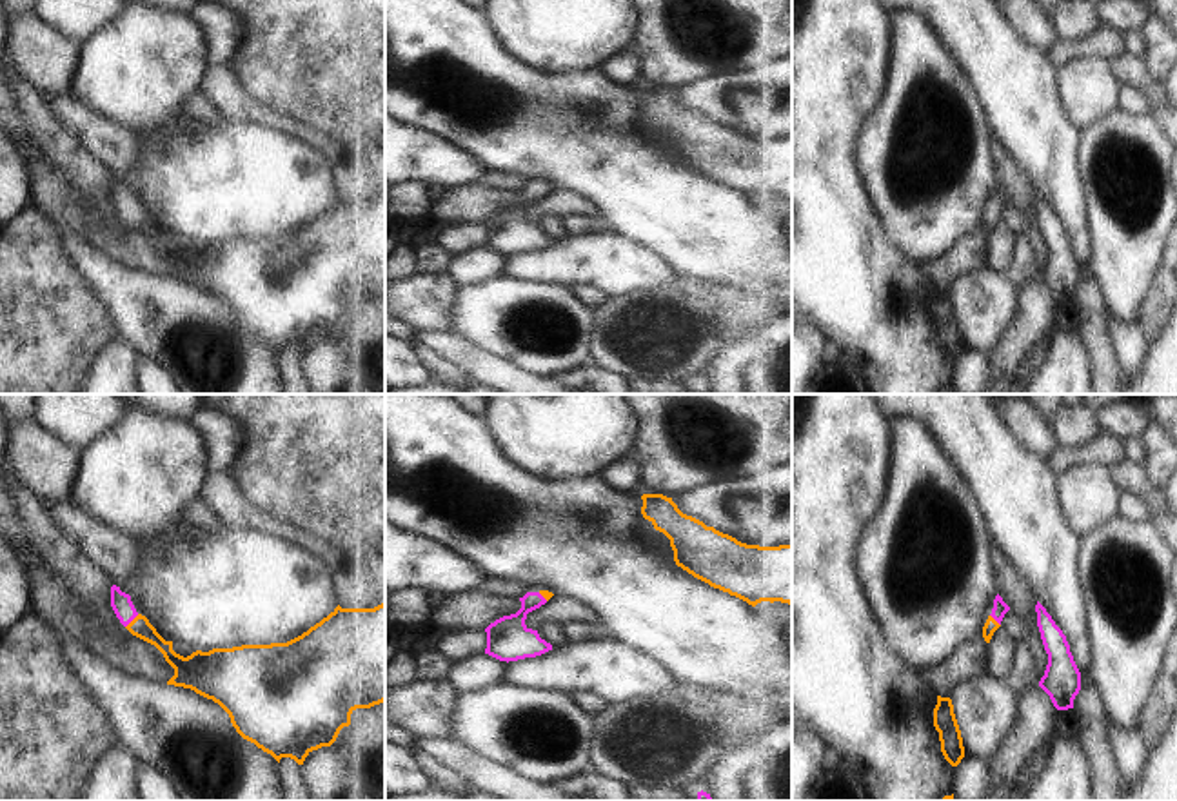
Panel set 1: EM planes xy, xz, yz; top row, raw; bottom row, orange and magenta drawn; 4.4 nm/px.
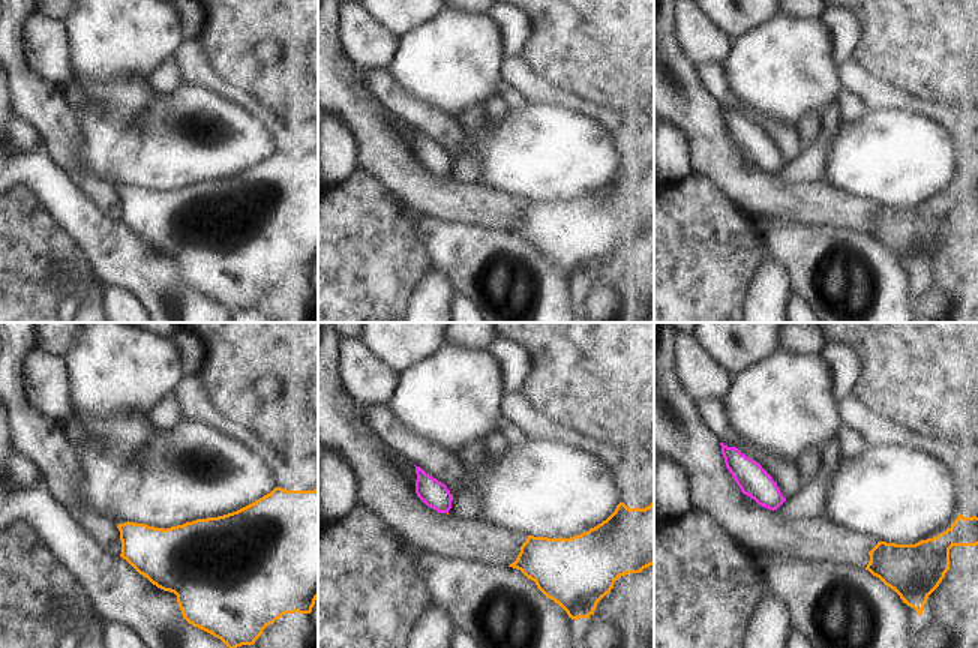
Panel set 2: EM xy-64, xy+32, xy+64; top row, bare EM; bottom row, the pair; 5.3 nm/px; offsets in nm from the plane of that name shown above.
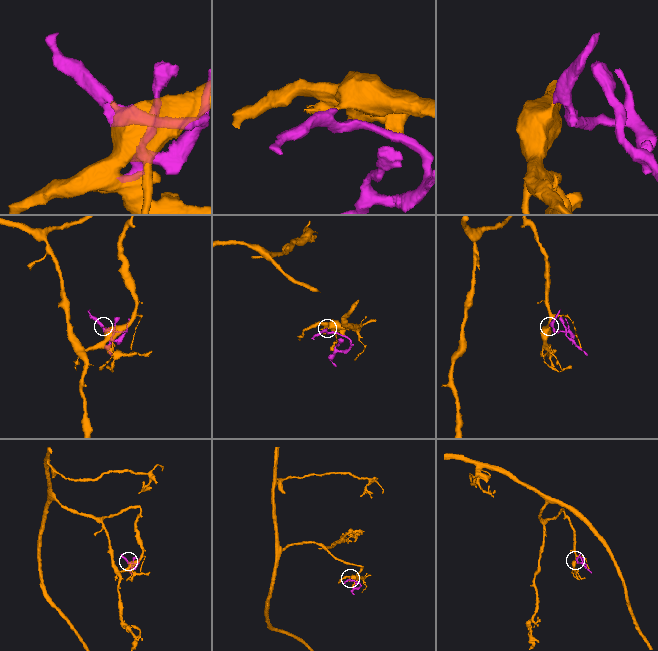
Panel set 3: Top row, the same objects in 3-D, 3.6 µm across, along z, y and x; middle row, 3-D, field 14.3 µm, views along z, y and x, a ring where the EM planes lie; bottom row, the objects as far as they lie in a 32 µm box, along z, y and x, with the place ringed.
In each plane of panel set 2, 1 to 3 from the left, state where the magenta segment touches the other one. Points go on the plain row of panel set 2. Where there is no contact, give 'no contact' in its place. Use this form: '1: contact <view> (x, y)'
1: no contact
2: no contact
3: no contact

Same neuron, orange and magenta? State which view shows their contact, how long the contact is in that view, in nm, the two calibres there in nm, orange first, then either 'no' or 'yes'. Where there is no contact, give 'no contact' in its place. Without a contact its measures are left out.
xy | 90 nm | 90/90 nm | yes

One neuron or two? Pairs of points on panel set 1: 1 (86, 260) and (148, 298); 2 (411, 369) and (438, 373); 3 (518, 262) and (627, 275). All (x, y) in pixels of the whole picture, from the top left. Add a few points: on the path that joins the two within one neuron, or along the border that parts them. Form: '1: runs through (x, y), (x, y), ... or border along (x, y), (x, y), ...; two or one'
1: runs through (100, 271), (133, 298); one
2: border along (409, 344), (415, 358), (431, 375); two
3: runs through (545, 264), (600, 264); one

